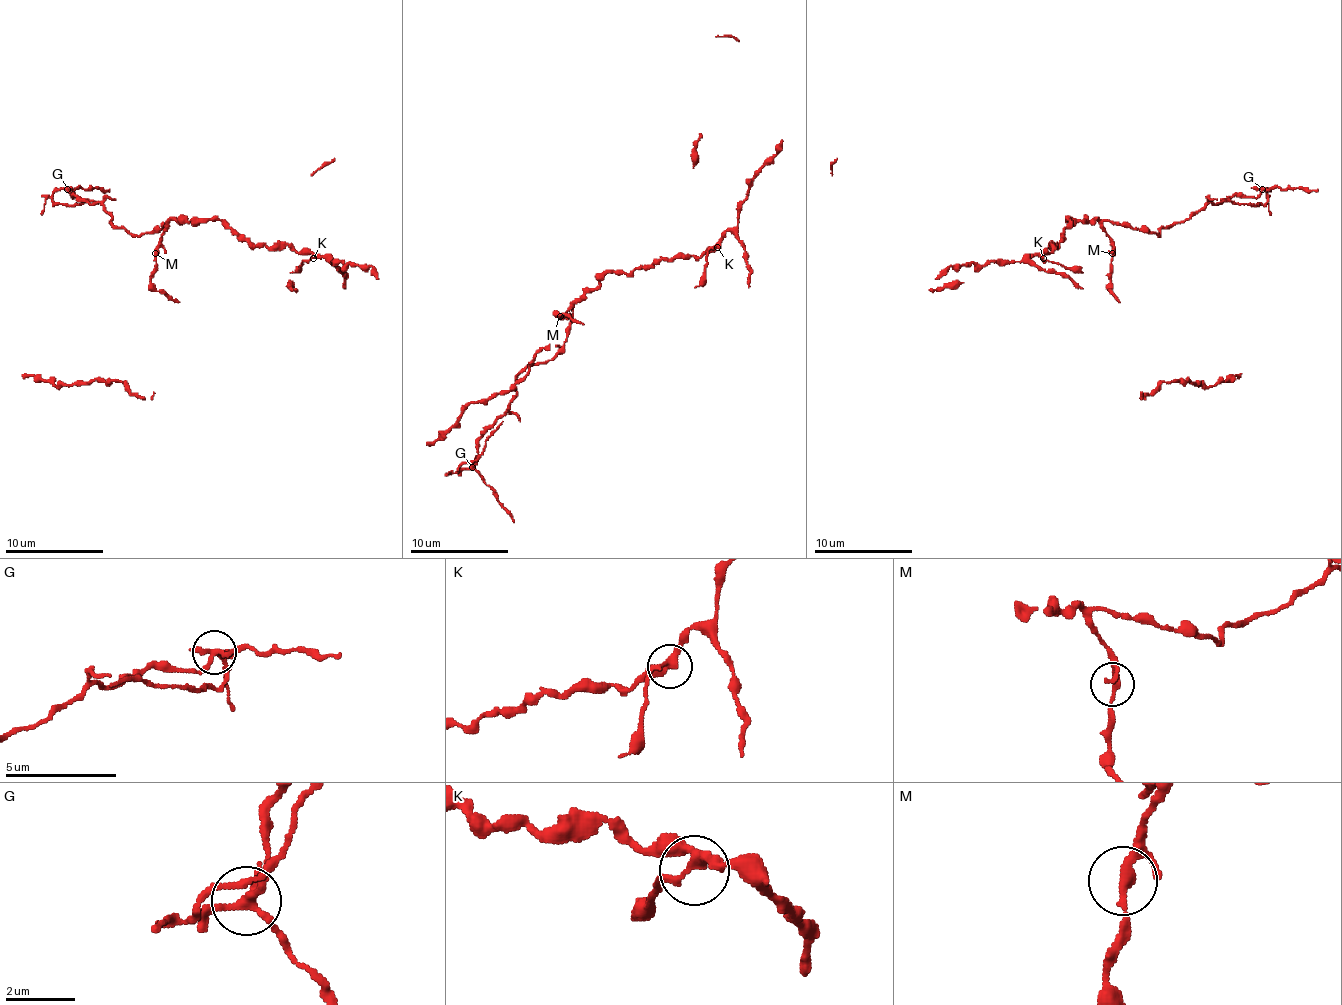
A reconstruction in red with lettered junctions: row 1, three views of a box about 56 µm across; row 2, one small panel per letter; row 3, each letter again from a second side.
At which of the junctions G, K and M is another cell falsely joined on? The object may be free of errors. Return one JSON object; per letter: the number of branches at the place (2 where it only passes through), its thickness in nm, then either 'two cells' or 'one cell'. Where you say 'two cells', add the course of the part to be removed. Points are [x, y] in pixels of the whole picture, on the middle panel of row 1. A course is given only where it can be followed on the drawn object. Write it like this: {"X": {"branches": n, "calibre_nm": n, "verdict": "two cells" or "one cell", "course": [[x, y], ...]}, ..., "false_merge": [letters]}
{"G": {"branches": 3, "calibre_nm": 240, "verdict": "two cells", "course": [[471, 466], [456, 471], [476, 459], [486, 439], [503, 422]]}, "K": {"branches": 3, "calibre_nm": 260, "verdict": "one cell"}, "M": {"branches": 3, "calibre_nm": 220, "verdict": "one cell"}, "false_merge": ["G"]}

